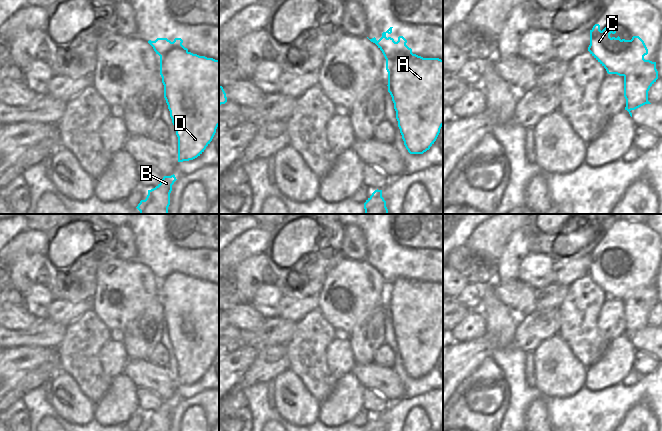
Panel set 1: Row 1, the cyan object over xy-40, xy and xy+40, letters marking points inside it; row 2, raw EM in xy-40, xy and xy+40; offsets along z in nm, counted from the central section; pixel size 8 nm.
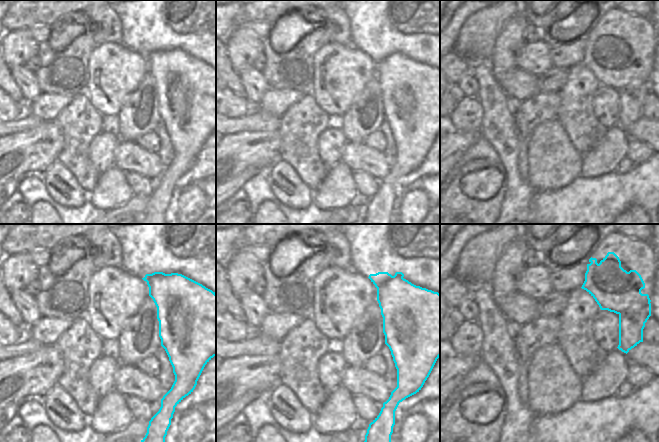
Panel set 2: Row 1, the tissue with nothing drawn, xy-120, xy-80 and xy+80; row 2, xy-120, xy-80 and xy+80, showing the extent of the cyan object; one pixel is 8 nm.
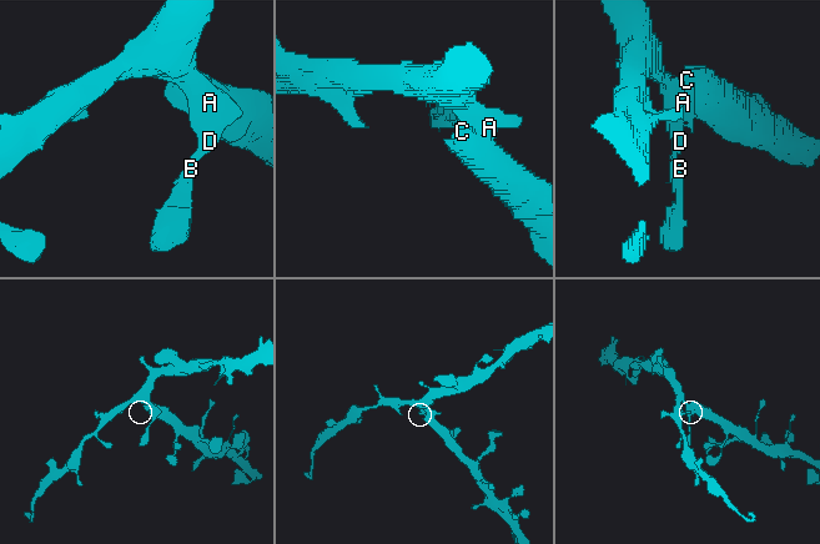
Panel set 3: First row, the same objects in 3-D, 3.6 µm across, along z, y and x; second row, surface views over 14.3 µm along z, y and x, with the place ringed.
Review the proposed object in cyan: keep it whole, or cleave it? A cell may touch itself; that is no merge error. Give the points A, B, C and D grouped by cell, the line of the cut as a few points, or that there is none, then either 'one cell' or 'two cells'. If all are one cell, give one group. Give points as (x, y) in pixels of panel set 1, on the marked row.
groups A B D / C; cut xy (417, 55), (397, 54), (386, 60); two cells

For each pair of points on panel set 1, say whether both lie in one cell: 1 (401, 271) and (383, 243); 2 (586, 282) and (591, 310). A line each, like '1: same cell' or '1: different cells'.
1: different cells
2: same cell

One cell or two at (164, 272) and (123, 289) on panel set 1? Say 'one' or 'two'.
one

